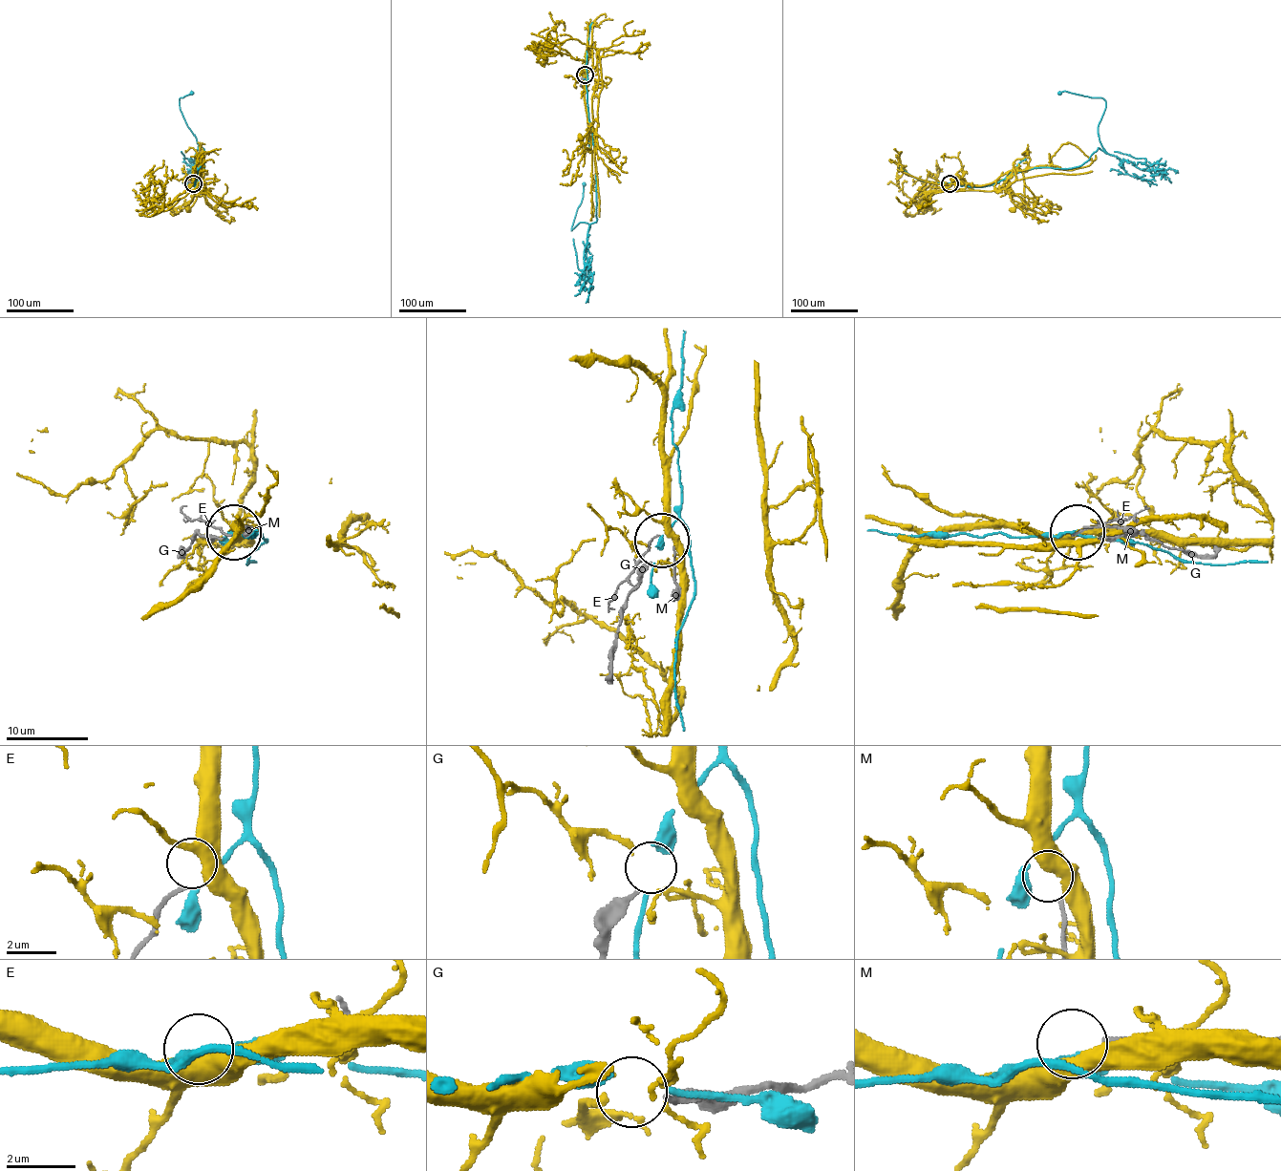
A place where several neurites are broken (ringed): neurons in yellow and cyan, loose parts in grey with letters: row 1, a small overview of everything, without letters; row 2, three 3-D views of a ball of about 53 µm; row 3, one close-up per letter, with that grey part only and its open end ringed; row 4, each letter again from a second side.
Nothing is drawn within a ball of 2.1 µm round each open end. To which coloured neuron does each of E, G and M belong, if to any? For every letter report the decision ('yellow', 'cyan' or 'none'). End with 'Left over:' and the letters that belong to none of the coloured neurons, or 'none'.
E: yellow
G: none
M: none
Left over: G, M

